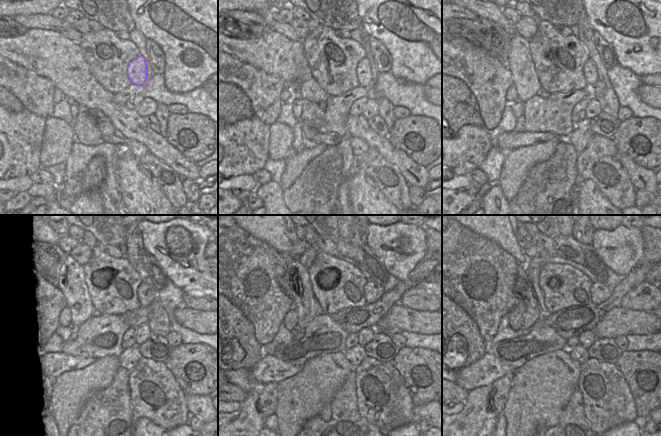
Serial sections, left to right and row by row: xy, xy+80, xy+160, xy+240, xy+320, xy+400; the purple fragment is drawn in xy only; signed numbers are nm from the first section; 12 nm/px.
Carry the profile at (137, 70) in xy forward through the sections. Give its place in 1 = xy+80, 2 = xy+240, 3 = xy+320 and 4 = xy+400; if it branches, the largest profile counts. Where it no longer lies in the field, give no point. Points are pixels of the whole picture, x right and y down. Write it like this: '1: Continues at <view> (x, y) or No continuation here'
1: Continues at xy+80 (363, 70)
2: Continues at xy+240 (146, 294)
3: Continues at xy+320 (373, 291)
4: Continues at xy+400 (600, 292)

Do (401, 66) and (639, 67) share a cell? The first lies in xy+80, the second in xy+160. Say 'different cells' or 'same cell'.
same cell

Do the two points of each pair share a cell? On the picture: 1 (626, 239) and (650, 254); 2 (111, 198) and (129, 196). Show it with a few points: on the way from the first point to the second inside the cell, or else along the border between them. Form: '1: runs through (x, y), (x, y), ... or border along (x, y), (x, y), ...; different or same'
1: border along (639, 229), (643, 242), (643, 256), (640, 263); different
2: border along (118, 174), (118, 192), (120, 201), (123, 204); different

